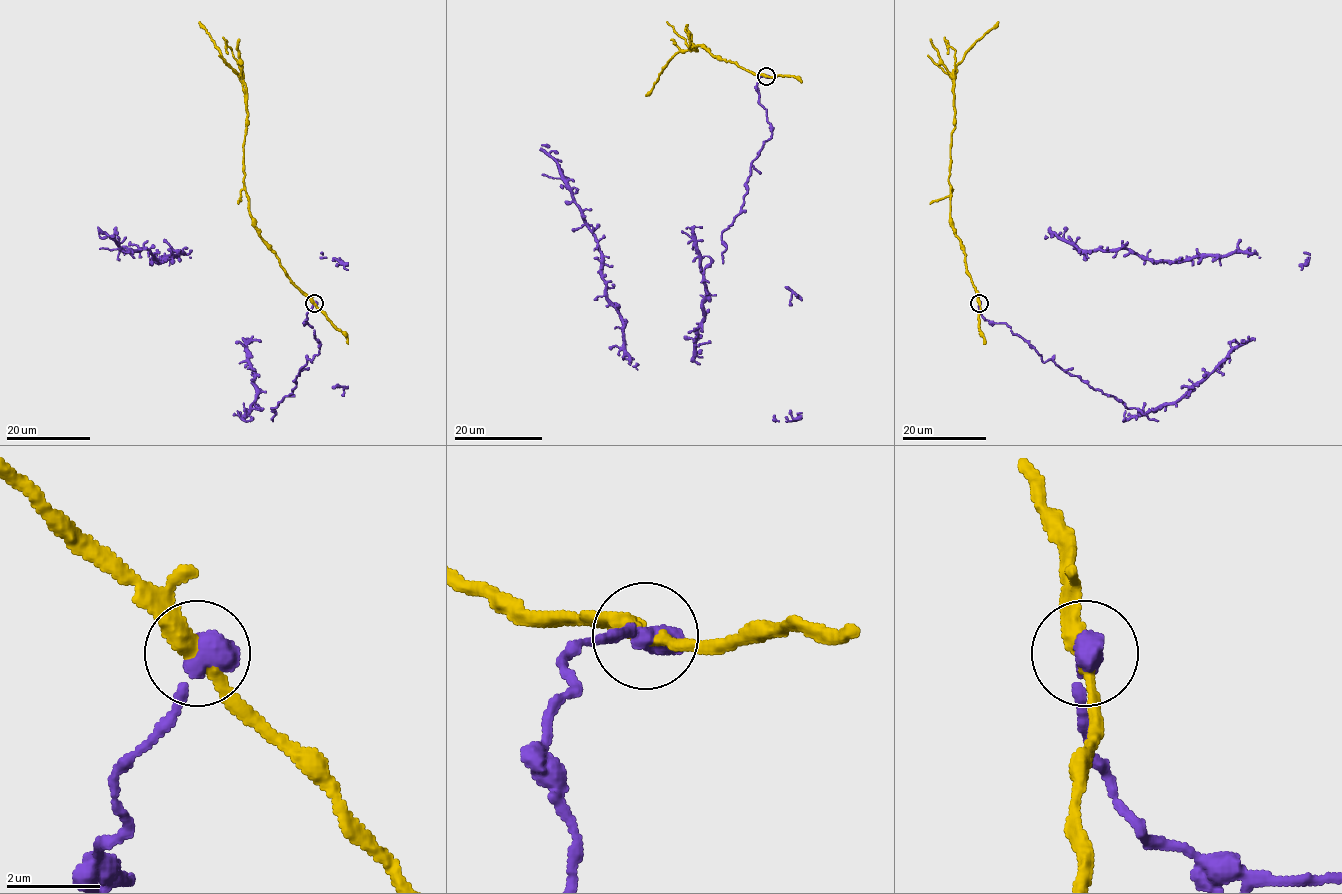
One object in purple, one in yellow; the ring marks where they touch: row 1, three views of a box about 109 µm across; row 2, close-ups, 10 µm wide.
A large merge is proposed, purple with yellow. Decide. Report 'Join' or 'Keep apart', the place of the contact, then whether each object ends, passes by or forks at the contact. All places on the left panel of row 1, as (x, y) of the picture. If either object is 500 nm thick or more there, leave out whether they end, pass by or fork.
Keep apart. Place: (314, 303)

